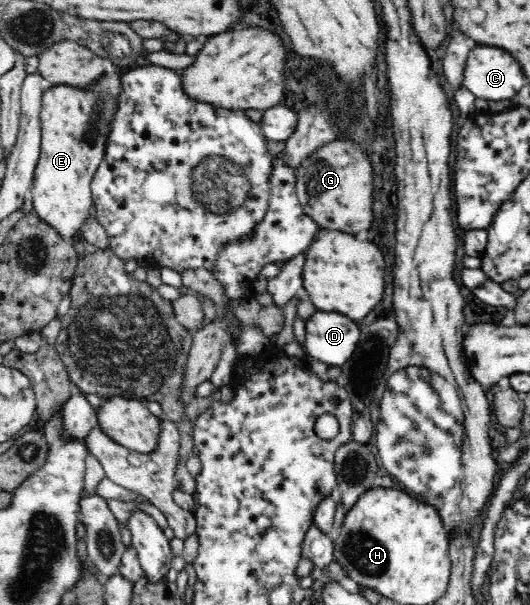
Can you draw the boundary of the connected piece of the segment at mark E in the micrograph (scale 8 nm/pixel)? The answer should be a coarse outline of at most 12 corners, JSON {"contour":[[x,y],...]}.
{"contour":[[121,74],[57,85],[40,113],[34,213],[76,239]]}

